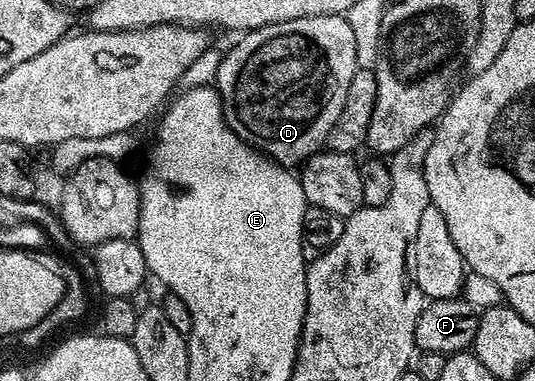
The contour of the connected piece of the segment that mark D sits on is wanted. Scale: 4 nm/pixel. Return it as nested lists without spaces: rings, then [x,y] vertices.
[[[303,16],[290,22],[266,24],[241,35],[240,40],[220,58],[214,87],[224,103],[224,117],[251,148],[281,166],[303,165],[315,152],[325,147],[330,130],[346,106],[346,94],[356,69],[354,30],[343,16]]]

